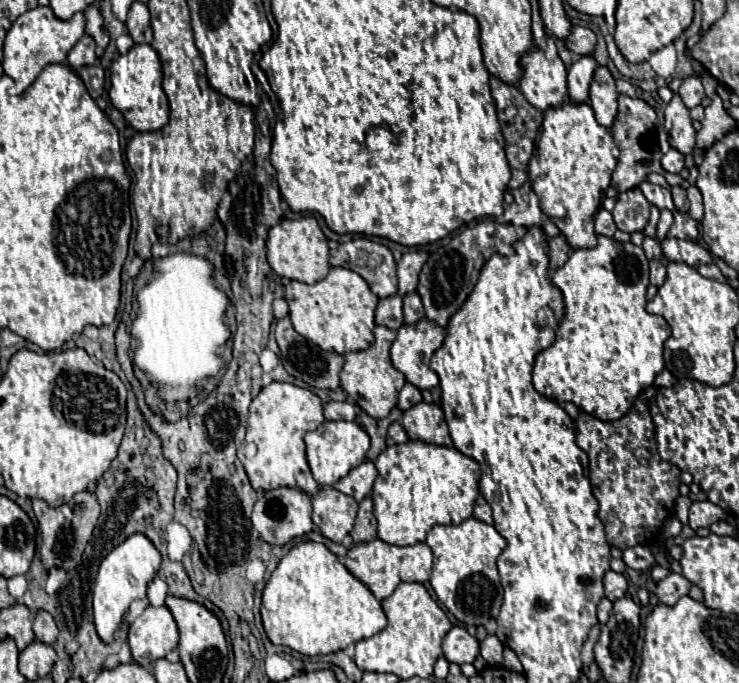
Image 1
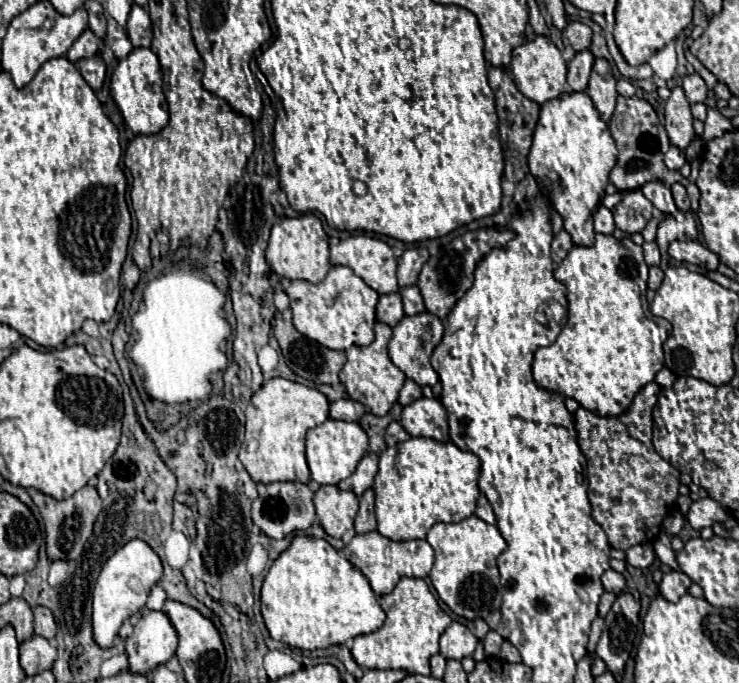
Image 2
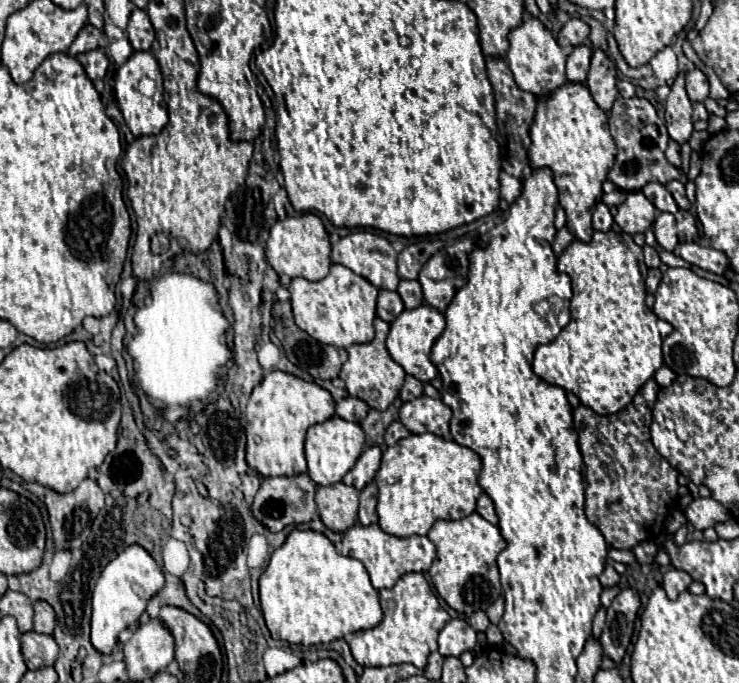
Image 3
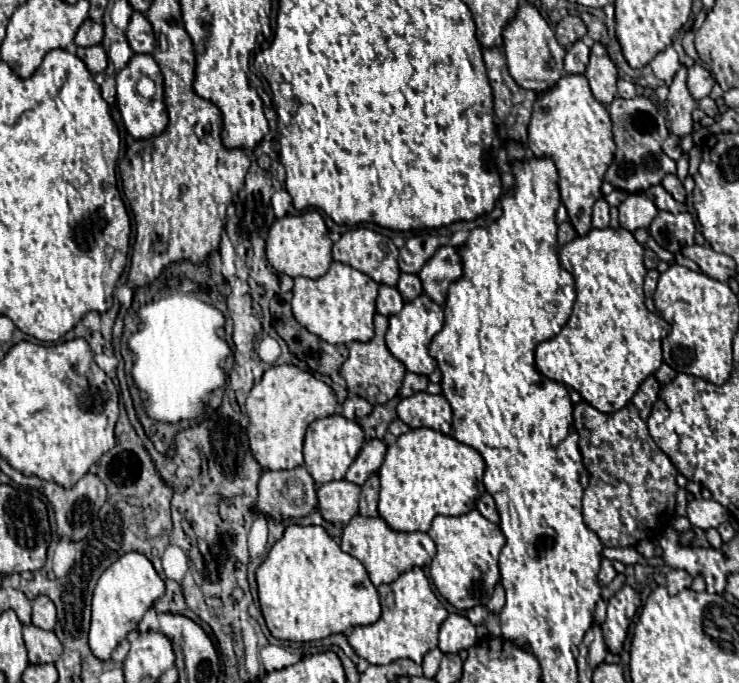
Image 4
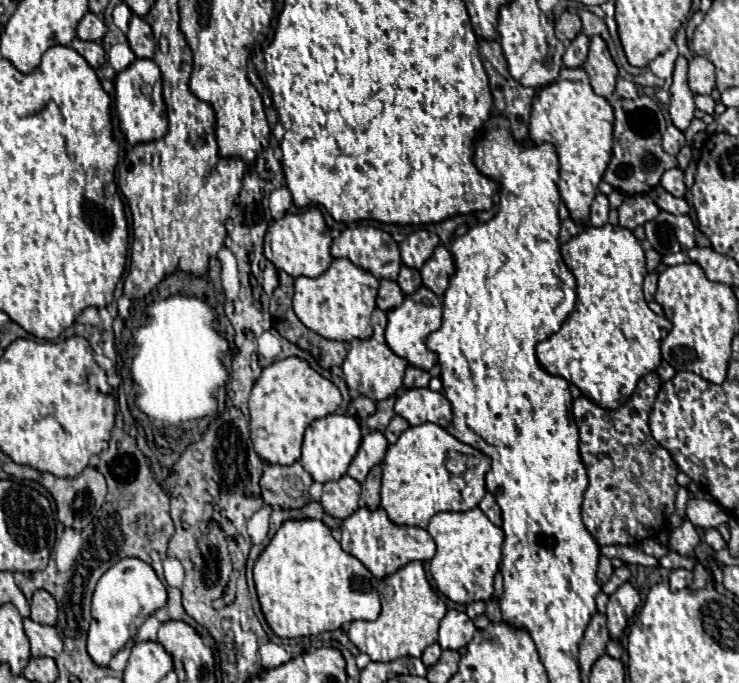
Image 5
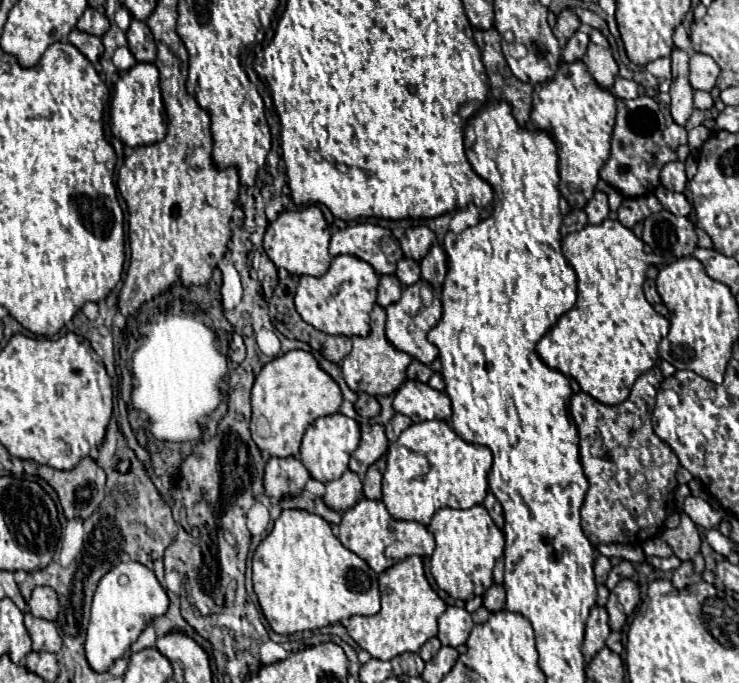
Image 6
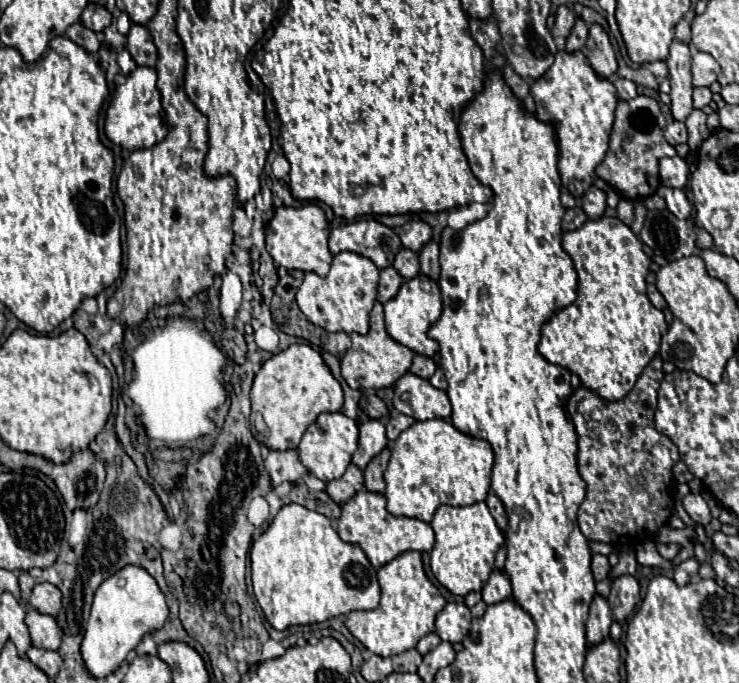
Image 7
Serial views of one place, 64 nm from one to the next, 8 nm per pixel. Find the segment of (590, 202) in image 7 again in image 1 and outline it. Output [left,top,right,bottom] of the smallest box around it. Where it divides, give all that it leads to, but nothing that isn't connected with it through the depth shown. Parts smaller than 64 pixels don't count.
[594,208,616,238]

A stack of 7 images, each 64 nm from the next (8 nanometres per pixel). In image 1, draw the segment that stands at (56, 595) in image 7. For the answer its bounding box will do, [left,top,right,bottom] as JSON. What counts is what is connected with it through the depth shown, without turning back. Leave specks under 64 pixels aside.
[34,610,58,644]

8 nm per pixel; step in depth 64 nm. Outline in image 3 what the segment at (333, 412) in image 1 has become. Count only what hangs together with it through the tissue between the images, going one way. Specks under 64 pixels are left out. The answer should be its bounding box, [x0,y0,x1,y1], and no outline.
[336,398,370,422]

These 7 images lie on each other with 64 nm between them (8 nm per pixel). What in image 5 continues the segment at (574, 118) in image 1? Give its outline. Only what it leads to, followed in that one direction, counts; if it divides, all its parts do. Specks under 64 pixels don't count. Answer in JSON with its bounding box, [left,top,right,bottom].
[530,68,614,222]

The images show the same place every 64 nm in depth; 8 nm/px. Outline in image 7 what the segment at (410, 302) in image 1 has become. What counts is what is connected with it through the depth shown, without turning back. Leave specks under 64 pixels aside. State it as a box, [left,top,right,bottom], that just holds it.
[394,248,420,280]

